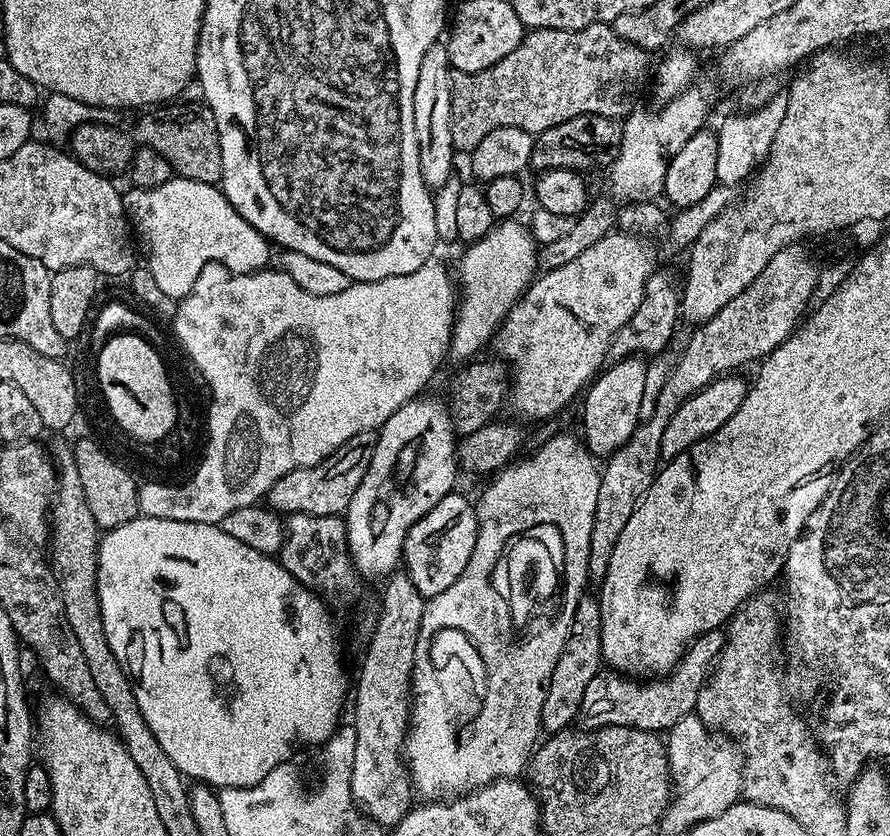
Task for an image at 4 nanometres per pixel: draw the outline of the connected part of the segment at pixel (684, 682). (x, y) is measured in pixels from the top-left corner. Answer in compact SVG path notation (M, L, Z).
M718 628L702 633L684 649L684 657L672 667L672 671L659 678L648 678L641 682L639 679L615 670L601 670L594 678L590 678L590 686L586 686L586 695L582 697L582 706L578 717L579 723L585 729L626 726L657 734L667 733L668 729L673 728L679 720L695 713L700 688L707 680L712 665L720 656L724 638L725 633Z

